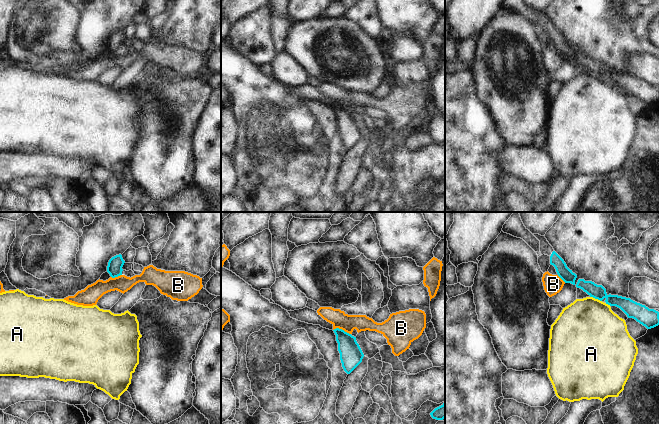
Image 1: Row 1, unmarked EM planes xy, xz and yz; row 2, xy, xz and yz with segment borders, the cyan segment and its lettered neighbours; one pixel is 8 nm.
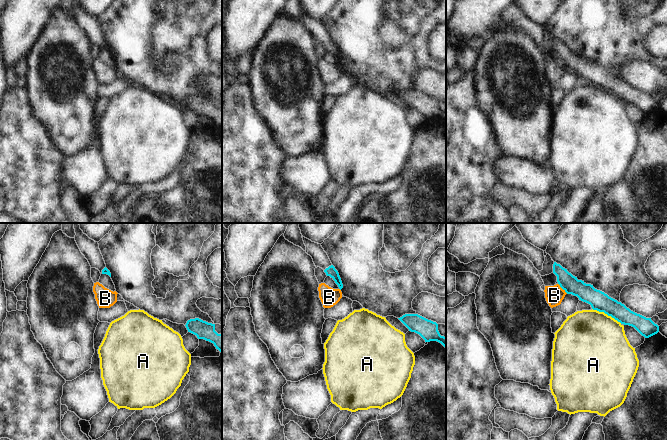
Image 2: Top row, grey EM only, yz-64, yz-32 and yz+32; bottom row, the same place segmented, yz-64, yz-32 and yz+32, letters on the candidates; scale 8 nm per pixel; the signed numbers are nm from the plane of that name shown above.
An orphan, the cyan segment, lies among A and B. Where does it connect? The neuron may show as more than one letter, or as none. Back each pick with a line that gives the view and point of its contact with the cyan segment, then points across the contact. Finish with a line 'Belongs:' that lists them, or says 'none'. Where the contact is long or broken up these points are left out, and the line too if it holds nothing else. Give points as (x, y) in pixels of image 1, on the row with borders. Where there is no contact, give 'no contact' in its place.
Belongs: none

